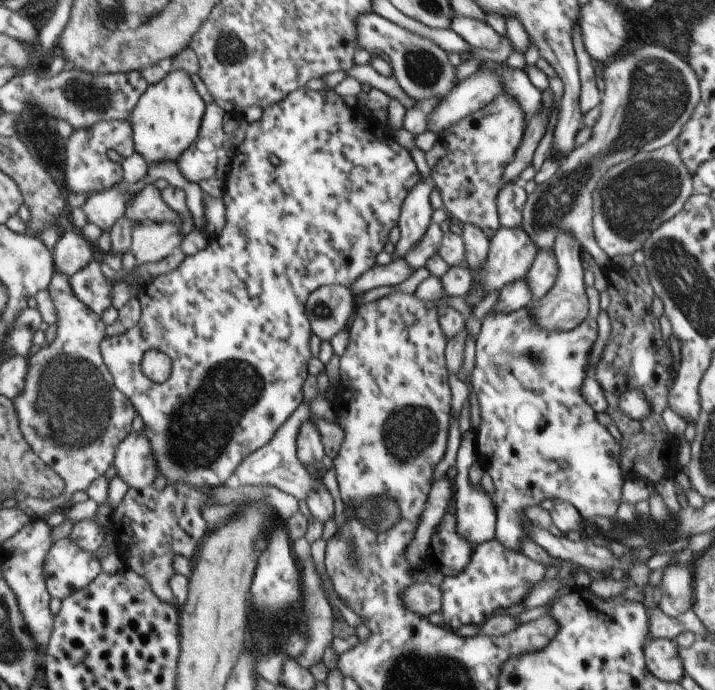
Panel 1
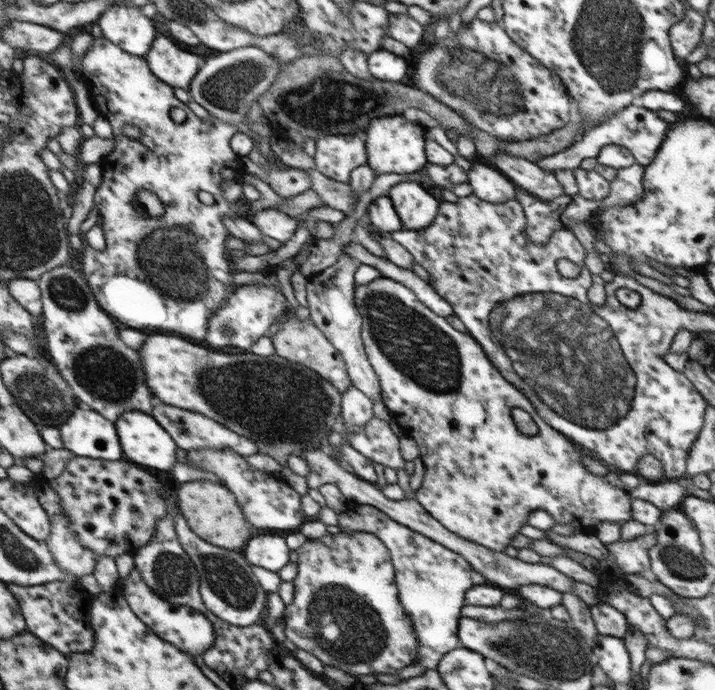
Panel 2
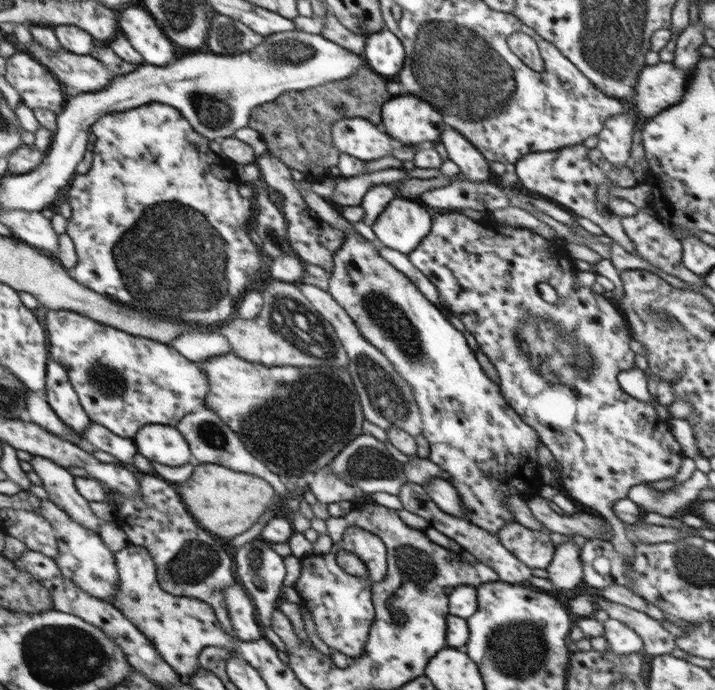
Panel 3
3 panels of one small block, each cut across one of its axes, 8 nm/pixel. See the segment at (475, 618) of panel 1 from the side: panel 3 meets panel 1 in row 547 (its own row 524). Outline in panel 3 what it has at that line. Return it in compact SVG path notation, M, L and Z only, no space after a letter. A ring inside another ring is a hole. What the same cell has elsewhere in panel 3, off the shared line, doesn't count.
M360 233L343 235L344 243L334 252L334 267L329 276L327 290L334 300L352 317L362 336L374 345L412 386L423 423L424 438L430 444L429 460L450 474L448 481L458 489L464 513L472 524L497 536L508 522L515 522L508 510L506 497L518 495L534 502L544 482L540 478L537 447L542 443L538 432L525 424L506 403L499 387L485 374L468 346L463 332L456 329L439 305L430 300L399 269L388 263L379 253L379 247ZM526 488L532 492L525 494Z

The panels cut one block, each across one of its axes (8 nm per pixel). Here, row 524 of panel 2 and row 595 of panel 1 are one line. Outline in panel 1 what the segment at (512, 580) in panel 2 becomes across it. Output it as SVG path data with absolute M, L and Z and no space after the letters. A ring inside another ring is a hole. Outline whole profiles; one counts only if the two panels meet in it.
M415 583L402 592L404 606L418 616L429 618L440 611L440 588L432 584Z

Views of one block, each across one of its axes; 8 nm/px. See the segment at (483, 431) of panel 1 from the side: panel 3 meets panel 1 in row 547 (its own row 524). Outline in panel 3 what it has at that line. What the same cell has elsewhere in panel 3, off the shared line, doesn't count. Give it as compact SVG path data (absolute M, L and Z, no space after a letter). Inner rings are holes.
M508 522L497 538L518 560L532 568L548 568L554 558L555 546L549 532L530 530L518 522Z

